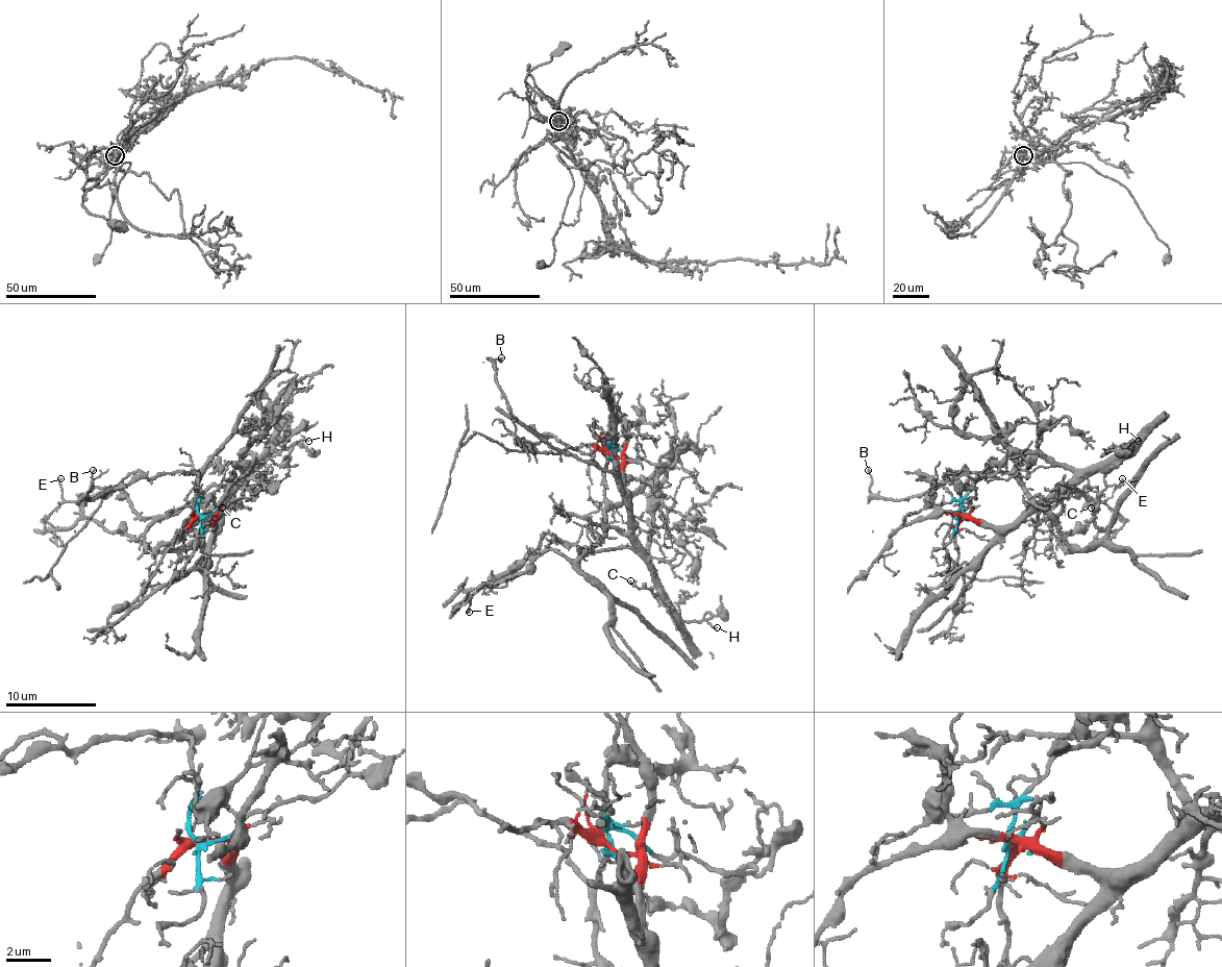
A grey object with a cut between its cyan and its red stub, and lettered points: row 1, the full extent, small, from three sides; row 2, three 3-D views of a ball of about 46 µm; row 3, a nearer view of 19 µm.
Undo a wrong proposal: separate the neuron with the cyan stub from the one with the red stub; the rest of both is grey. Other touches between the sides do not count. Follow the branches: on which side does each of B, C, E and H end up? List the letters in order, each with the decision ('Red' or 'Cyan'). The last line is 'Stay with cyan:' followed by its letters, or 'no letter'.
B: Cyan
C: Red
E: Red
H: Red
Stay with cyan: B

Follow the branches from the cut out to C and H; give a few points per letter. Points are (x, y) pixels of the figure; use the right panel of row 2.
C: (963, 515), (995, 526), (1015, 526), (1040, 505), (1101, 472), (1104, 490), (1097, 511), (1091, 509)
H: (963, 515), (995, 526), (1015, 526), (1095, 472), (1106, 472), (1138, 440)

